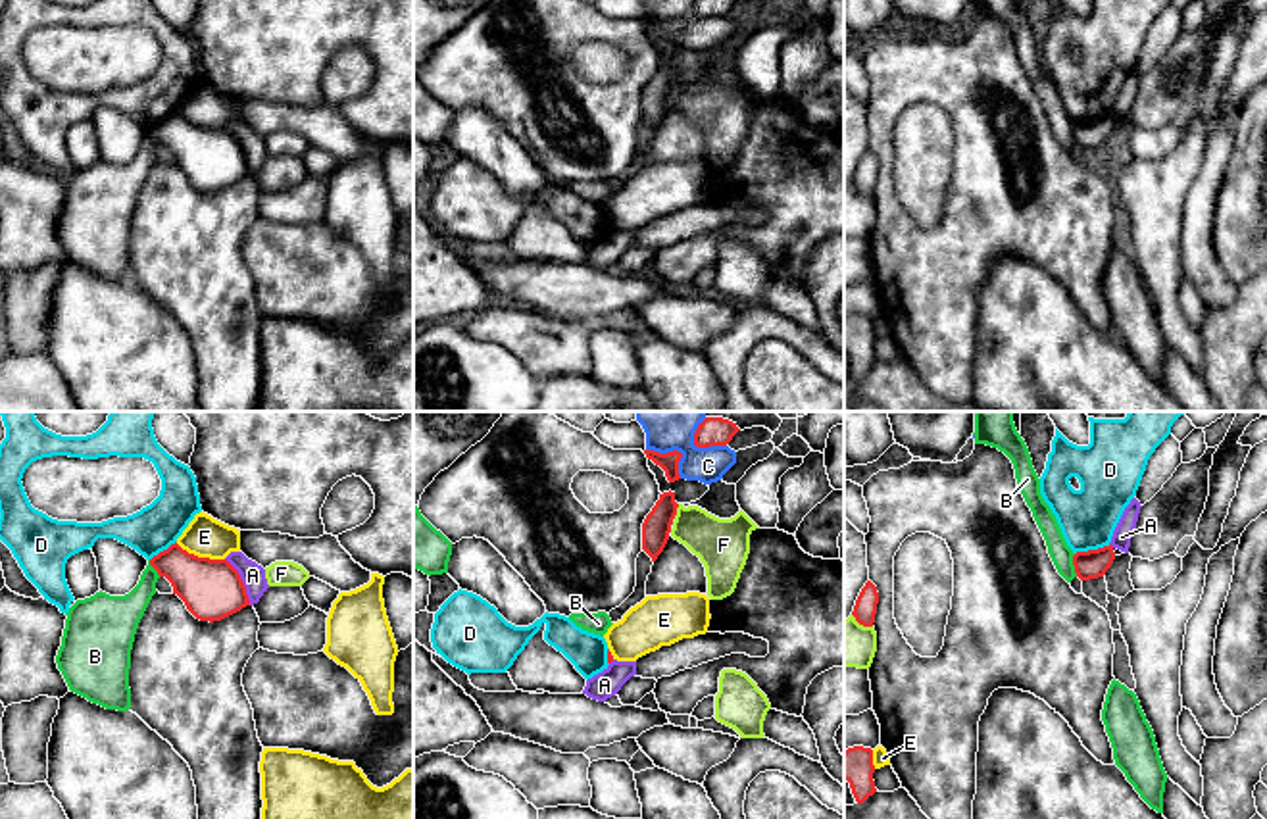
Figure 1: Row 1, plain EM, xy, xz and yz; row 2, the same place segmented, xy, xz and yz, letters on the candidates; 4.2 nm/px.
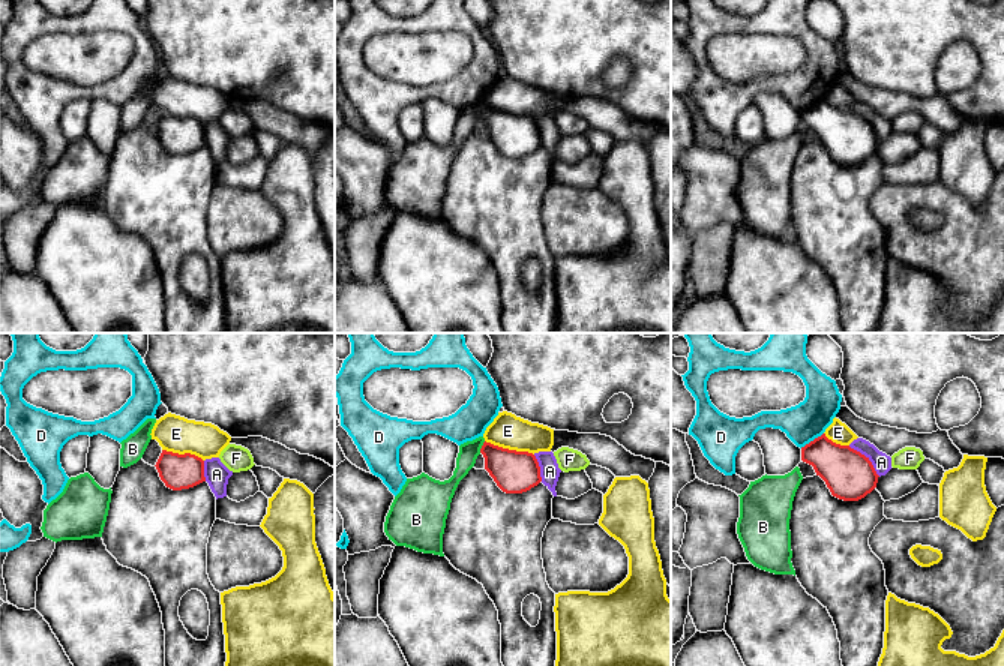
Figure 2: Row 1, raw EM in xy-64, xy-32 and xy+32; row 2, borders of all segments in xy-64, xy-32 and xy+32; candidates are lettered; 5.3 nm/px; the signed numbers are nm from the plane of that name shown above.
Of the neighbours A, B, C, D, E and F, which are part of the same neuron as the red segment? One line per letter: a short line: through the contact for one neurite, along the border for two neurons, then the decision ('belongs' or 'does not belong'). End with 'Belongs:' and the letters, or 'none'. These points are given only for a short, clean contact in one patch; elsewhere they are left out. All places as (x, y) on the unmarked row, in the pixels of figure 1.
A: does not belong
B: yz (1073, 124), (1073, 141), (1077, 145) | does not belong
C: xz (646, 18), (660, 22), (677, 20), (681, 24), (681, 47) | does not belong
D: yz (1110, 114), (1075, 124) | does not belong
E: does not belong
F: does not belong
Belongs: none

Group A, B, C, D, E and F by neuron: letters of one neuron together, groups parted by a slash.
A / B / C / D / E / F

